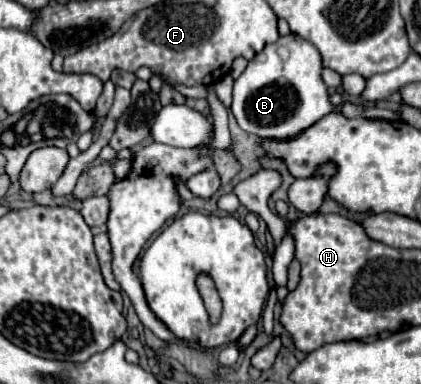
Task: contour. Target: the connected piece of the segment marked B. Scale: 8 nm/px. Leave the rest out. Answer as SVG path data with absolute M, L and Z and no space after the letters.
M297 34L281 36L275 44L269 44L263 52L259 52L253 60L249 60L243 74L235 80L231 112L237 118L237 124L249 134L257 134L261 138L277 138L277 140L293 138L303 130L307 130L309 126L313 126L333 110L327 86L323 86L323 80L319 78L321 68L323 64L319 52L315 50L315 46L311 46L311 42L303 42L303 38L299 38Z

